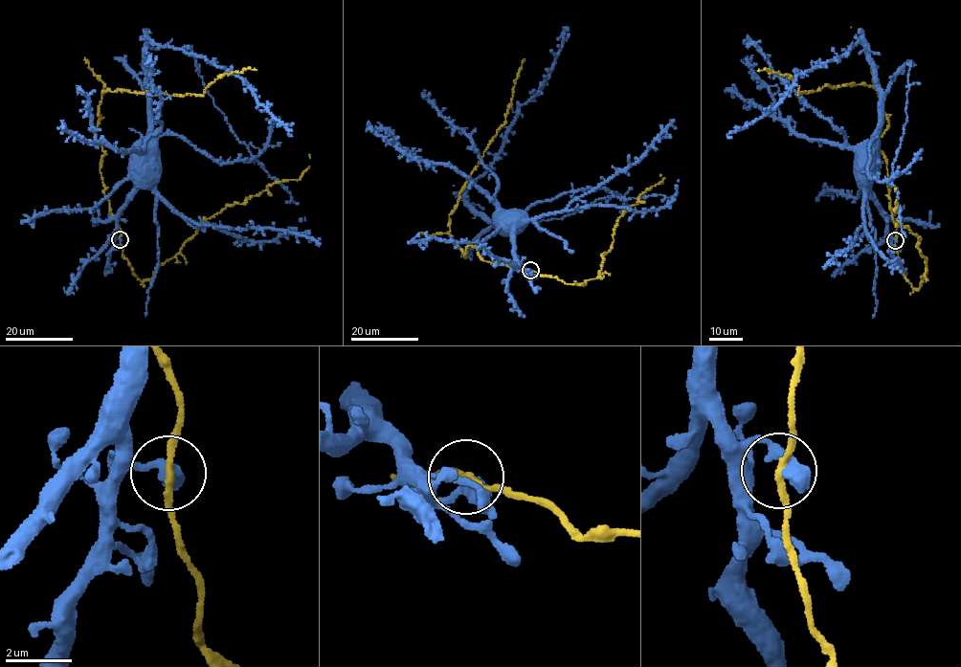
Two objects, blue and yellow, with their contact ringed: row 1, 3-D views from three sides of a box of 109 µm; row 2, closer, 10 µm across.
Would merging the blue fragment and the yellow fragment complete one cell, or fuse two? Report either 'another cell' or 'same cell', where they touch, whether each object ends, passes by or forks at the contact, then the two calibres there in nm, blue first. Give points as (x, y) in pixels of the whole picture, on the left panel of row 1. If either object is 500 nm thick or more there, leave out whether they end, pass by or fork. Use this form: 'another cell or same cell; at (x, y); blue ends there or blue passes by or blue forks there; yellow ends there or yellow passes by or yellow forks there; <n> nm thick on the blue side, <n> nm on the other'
same cell; at (120, 239); 550 nm thick on the blue side, 200 nm on the other

